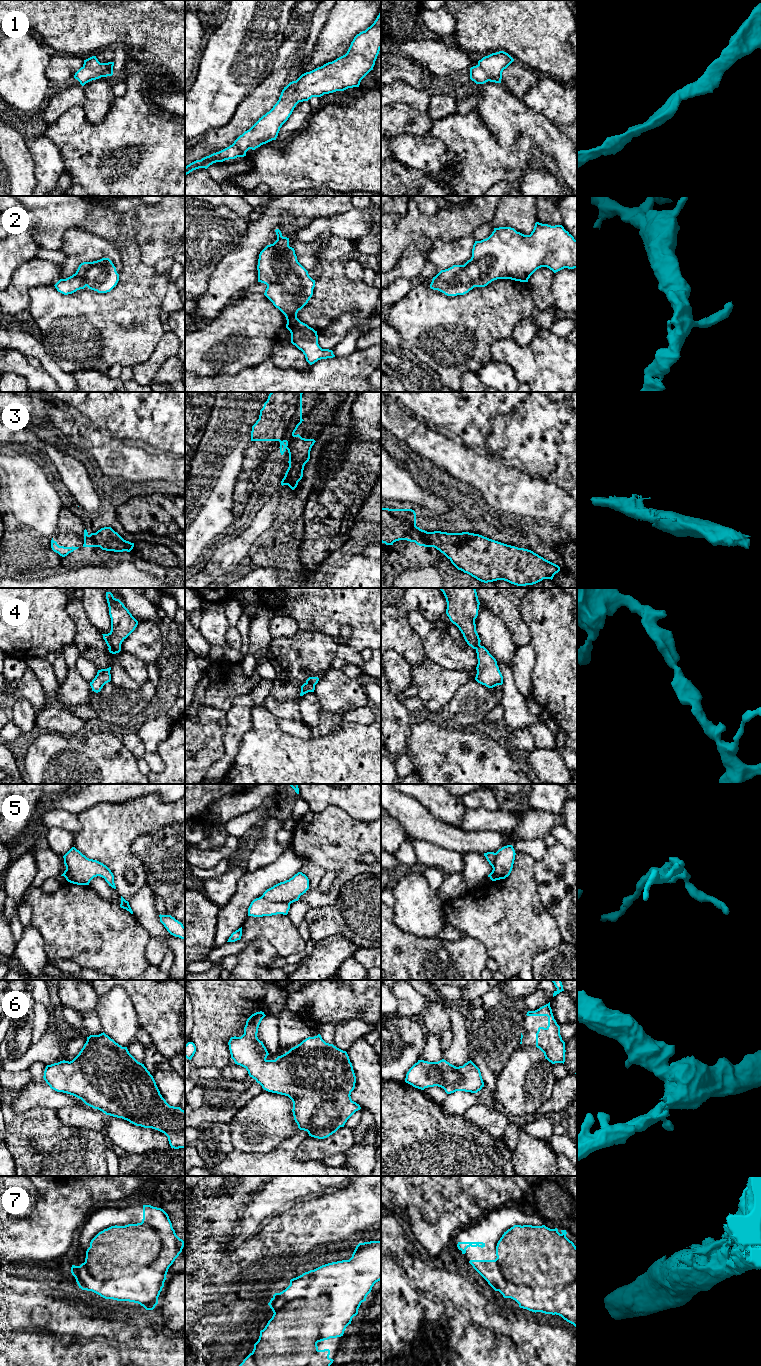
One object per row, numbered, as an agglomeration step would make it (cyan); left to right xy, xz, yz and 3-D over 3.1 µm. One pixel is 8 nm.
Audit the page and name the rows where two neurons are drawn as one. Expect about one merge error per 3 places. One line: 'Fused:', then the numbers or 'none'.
Fused: 3, 5

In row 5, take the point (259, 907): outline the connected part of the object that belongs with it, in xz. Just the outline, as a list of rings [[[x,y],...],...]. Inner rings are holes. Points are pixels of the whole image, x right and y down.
[[[261,896],[251,902],[248,908],[248,916],[263,917],[277,914],[287,915],[289,909],[289,903],[275,903]]]

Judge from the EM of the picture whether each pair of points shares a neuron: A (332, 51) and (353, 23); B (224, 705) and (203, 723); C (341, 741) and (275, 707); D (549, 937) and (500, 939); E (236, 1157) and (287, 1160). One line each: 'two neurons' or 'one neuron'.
A: one neuron
B: two neurons
C: two neurons
D: one neuron
E: one neuron

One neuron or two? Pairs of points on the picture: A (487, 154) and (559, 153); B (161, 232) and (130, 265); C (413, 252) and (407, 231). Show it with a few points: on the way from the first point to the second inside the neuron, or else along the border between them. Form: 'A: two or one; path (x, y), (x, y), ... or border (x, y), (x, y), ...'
A: two; border (532, 142), (526, 136), (520, 135), (508, 149)
B: two; border (120, 242), (135, 240), (140, 259), (152, 267)
C: two; border (426, 252), (413, 245), (408, 245), (396, 262)

